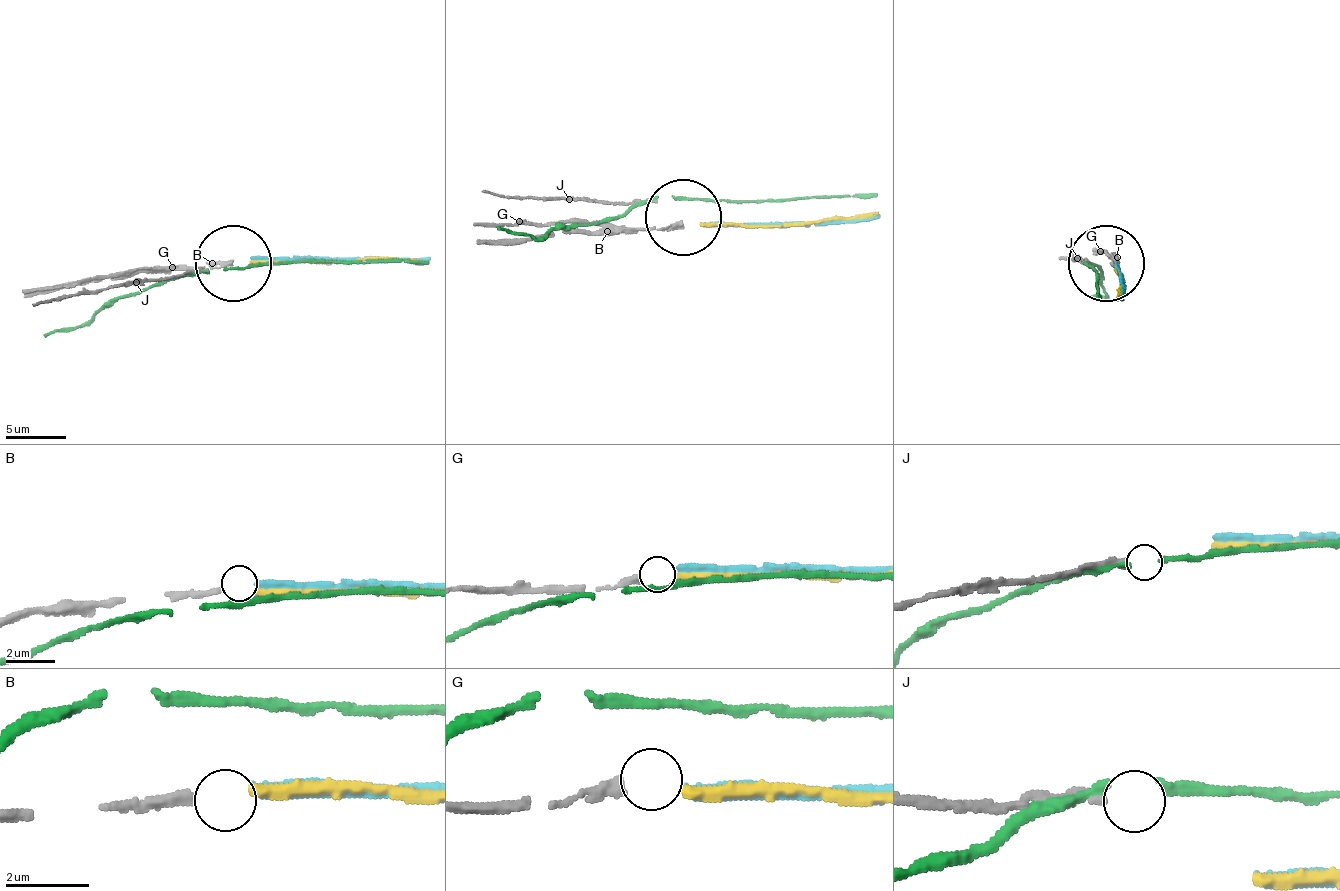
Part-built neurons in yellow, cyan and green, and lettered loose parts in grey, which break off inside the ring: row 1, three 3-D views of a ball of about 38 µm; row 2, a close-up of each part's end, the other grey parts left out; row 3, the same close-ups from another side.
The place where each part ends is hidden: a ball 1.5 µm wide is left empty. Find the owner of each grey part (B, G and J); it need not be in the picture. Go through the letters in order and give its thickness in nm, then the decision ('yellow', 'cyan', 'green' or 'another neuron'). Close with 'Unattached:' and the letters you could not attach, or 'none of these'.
B: calibre 240 nm; cyan
G: calibre 340 nm; yellow
J: calibre 240 nm; another neuron
Unattached: J

